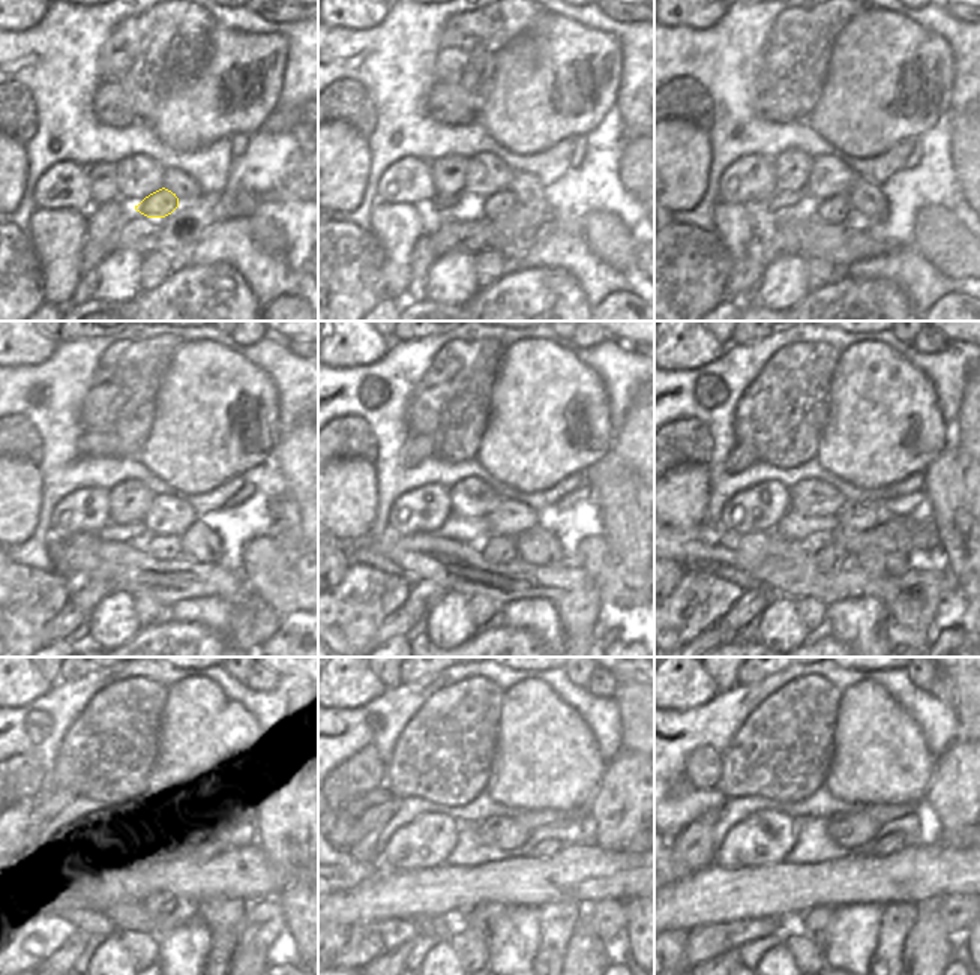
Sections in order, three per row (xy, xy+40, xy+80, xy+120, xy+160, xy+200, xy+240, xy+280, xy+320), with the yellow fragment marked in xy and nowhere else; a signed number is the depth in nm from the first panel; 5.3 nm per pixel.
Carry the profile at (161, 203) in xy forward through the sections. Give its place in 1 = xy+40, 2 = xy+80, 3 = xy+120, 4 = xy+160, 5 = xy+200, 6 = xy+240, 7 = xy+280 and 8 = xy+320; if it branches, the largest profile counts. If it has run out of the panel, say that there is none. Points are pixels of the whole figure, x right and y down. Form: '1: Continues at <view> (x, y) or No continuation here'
1: Continues at xy+40 (499, 204)
2: Continues at xy+80 (836, 209)
3: Continues at xy+120 (158, 546)
4: Continues at xy+160 (499, 549)
5: Continues at xy+200 (832, 557)
6: Continues at xy+240 (156, 905)
7: Continues at xy+280 (482, 920)
8: Continues at xy+320 (815, 923)

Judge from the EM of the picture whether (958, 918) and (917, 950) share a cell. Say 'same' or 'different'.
different

